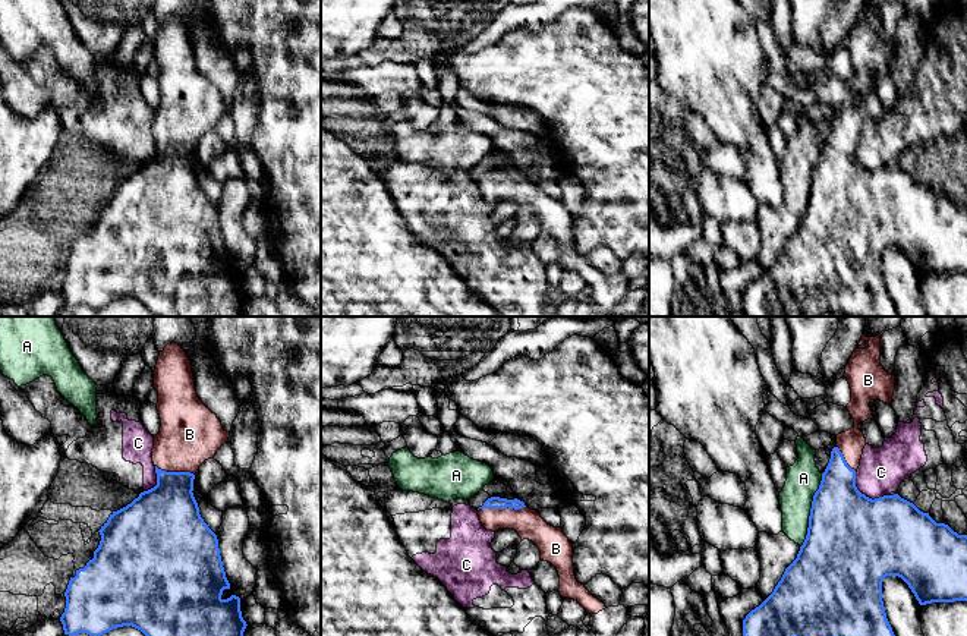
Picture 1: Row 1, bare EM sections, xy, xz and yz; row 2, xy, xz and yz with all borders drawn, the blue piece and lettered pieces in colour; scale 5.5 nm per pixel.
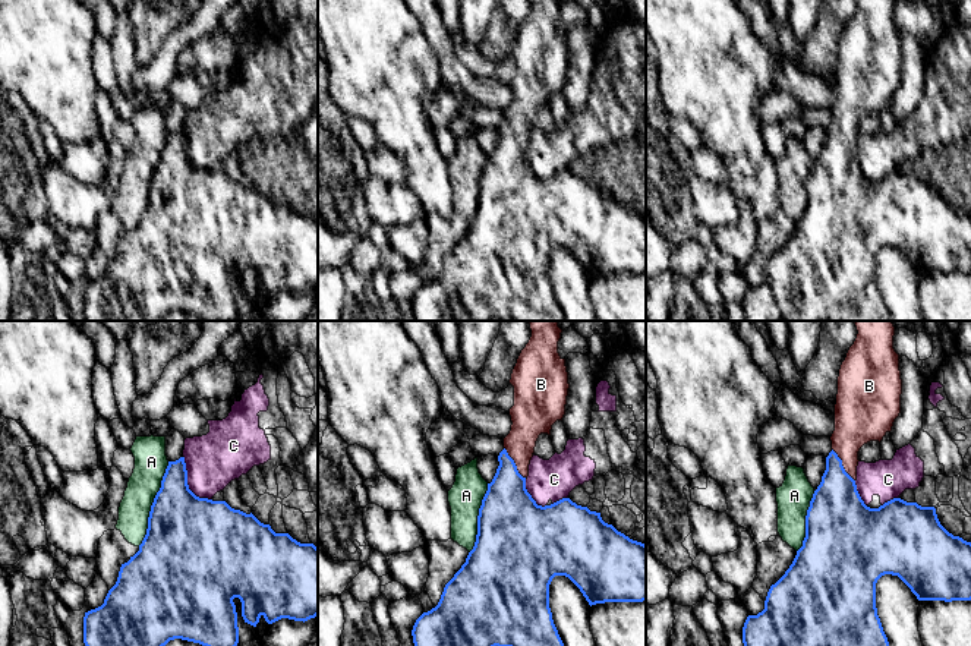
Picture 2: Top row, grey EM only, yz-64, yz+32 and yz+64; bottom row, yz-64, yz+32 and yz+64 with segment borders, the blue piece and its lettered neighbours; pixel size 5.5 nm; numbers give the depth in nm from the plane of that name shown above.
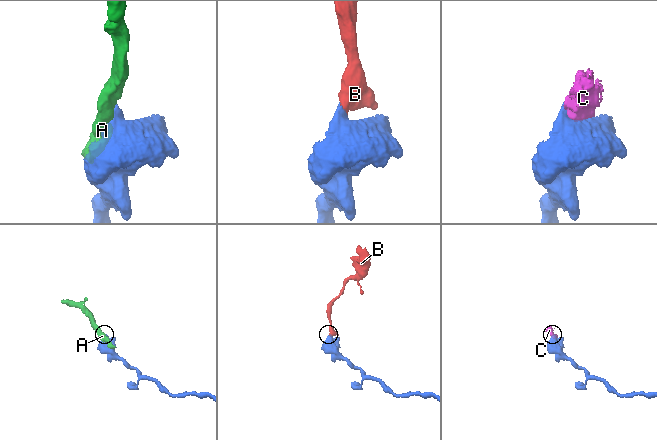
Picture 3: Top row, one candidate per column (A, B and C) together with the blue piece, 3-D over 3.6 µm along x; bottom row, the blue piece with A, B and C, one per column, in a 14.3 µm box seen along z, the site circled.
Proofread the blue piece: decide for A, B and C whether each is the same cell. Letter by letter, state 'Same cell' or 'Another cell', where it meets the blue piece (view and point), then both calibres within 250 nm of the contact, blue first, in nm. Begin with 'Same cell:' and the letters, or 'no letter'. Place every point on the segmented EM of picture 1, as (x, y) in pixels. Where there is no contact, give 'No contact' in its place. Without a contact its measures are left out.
Same cell: B
A: Another cell. Touches blue at yz (810, 510). Thickness 460 nm (blue) against 190 nm
B: Same cell. Touches blue at xz (501, 507). Thickness 60 nm (blue) against 160 nm
C: Another cell. Touches blue at yz (863, 494). Thickness 480 nm (blue) against 260 nm

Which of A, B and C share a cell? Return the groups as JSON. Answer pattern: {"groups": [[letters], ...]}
{"groups": [["A"], ["B"], ["C"]]}

